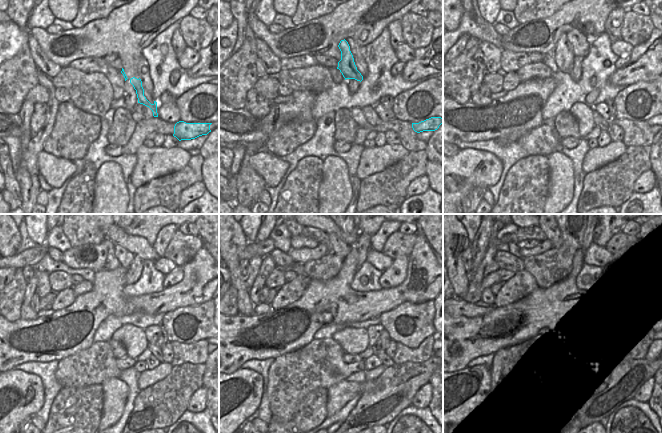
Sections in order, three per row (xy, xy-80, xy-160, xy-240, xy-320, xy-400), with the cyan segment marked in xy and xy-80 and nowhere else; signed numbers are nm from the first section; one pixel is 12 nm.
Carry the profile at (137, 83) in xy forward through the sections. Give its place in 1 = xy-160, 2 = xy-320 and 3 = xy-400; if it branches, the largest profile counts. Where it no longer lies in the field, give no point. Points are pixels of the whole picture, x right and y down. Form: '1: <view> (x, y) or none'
1: xy-160 (563, 52)
2: xy-320 (316, 234)
3: xy-400 (522, 234)

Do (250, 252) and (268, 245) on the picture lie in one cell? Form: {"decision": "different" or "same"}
{"decision": "same"}

